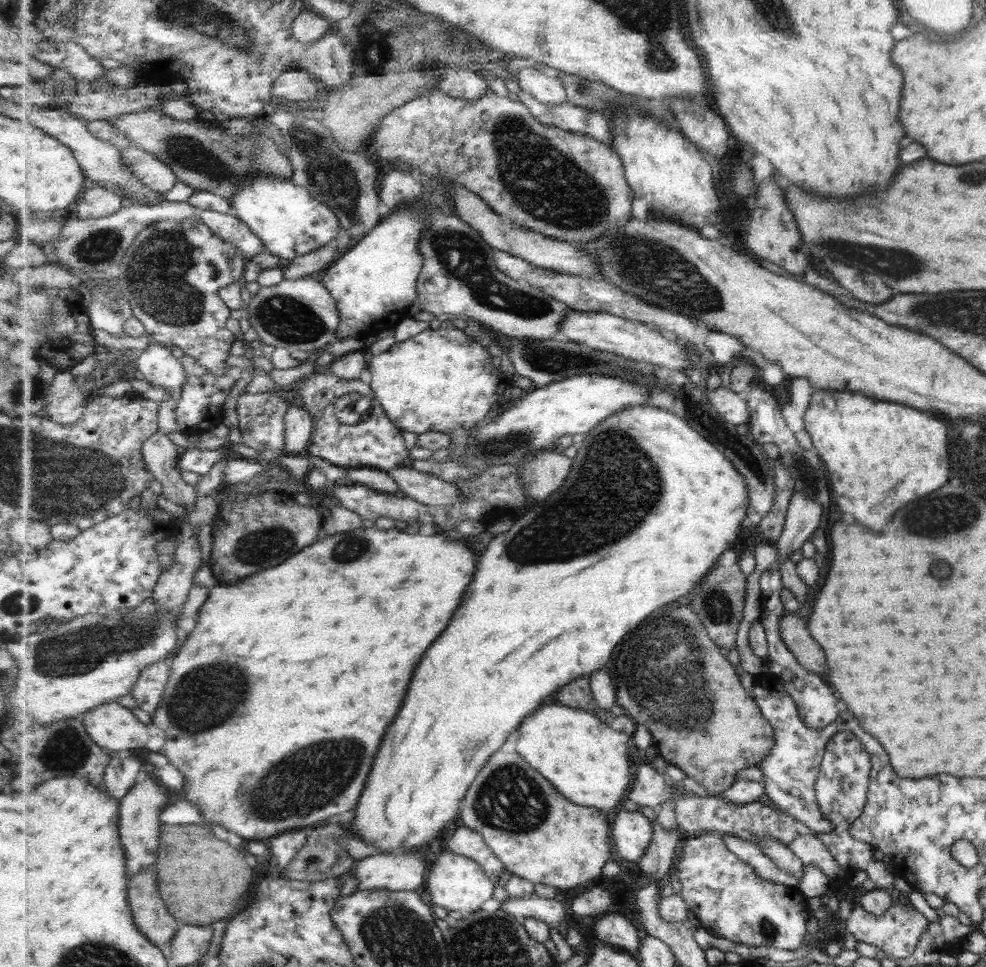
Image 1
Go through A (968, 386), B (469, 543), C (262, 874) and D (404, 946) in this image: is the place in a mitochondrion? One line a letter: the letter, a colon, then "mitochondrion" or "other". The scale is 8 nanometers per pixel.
A: other
B: other
C: other
D: mitochondrion

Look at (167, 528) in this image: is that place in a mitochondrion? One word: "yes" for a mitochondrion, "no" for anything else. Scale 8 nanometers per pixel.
no

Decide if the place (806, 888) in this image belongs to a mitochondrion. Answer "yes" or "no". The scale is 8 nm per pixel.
no

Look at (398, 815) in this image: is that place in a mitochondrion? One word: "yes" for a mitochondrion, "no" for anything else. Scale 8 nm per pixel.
no

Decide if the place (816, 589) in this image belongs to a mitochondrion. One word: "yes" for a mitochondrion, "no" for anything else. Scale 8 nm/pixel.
no

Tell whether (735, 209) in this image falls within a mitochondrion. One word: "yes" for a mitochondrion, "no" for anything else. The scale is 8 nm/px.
no

